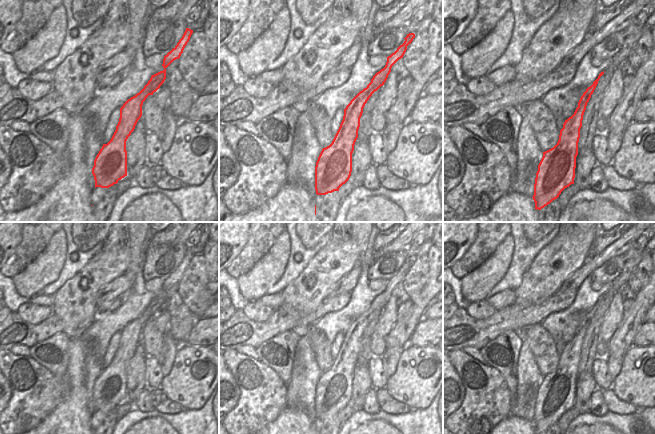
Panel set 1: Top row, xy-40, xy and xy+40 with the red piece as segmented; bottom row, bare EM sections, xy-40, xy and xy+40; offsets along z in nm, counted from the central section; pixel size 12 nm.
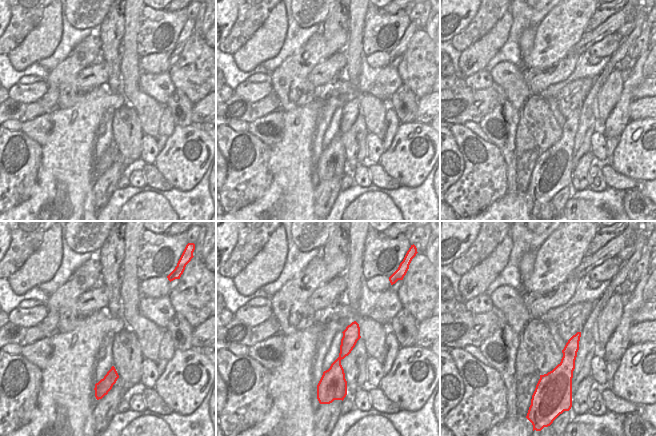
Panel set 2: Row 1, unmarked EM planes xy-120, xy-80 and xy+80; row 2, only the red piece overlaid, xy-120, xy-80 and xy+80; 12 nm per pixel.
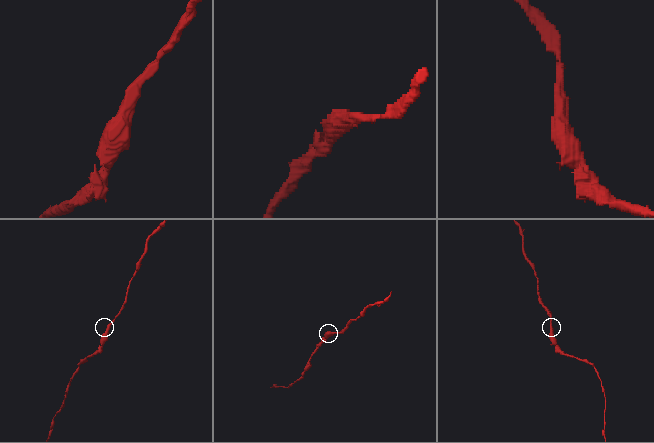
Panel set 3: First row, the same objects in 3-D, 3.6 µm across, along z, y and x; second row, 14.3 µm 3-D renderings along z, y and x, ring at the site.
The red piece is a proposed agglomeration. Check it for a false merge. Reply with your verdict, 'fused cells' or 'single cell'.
single cell

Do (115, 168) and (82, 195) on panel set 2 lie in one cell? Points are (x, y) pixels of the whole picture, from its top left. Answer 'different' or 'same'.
different

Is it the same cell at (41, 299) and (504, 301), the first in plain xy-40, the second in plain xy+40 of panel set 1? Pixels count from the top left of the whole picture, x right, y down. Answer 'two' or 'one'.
one

